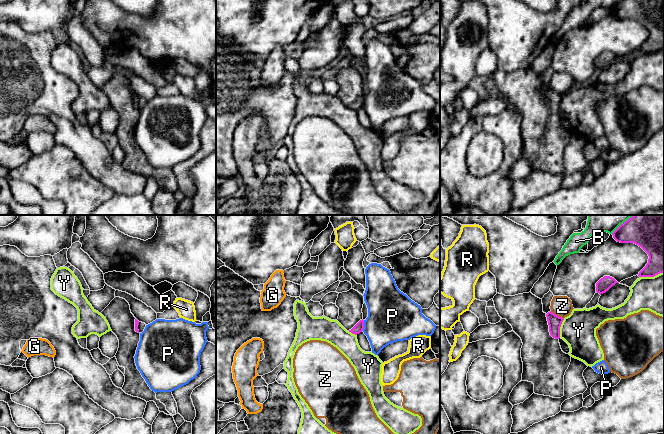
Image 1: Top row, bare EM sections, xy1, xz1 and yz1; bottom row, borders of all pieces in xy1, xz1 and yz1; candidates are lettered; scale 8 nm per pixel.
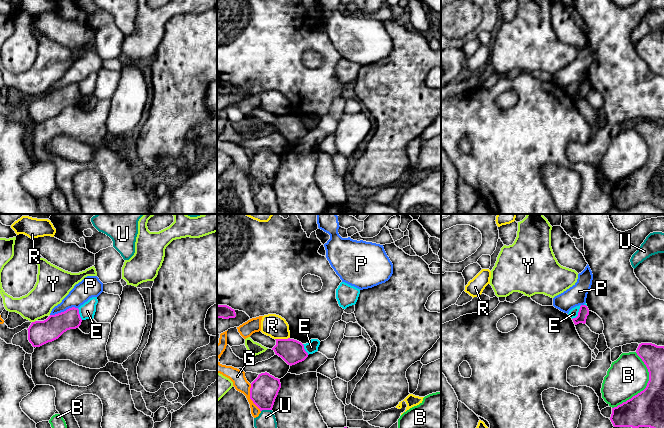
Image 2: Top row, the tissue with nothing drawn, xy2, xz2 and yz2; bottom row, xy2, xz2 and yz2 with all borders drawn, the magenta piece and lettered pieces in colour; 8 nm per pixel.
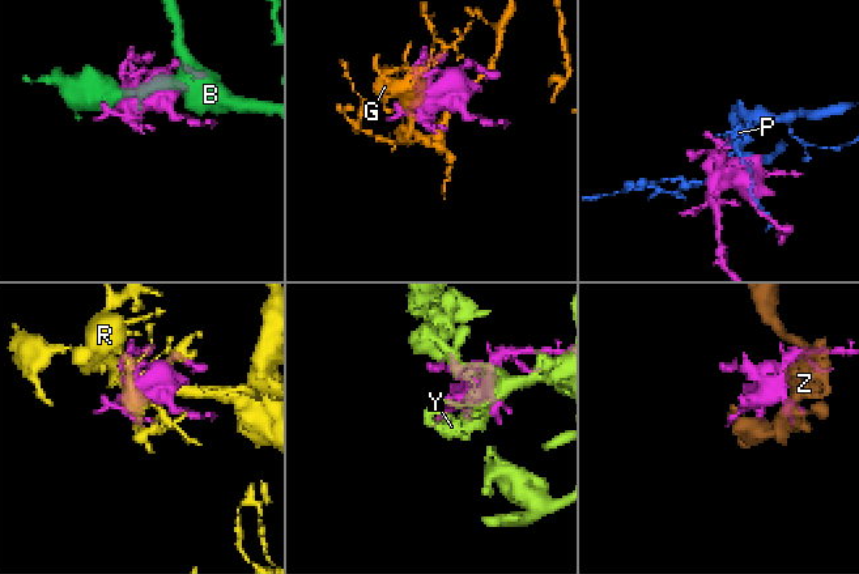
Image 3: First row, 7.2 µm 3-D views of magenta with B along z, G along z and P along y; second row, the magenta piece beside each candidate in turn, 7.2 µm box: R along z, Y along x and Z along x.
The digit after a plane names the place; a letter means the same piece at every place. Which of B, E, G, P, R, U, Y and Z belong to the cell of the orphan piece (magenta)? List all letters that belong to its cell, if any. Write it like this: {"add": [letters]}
{"add": []}

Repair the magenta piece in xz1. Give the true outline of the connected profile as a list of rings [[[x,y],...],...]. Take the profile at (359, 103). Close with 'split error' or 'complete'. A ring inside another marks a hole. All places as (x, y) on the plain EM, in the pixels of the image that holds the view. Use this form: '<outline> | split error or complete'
[[[354,65],[339,69],[336,76],[336,82],[339,84],[337,97],[355,111],[364,105],[363,80],[364,72]]] | split error

